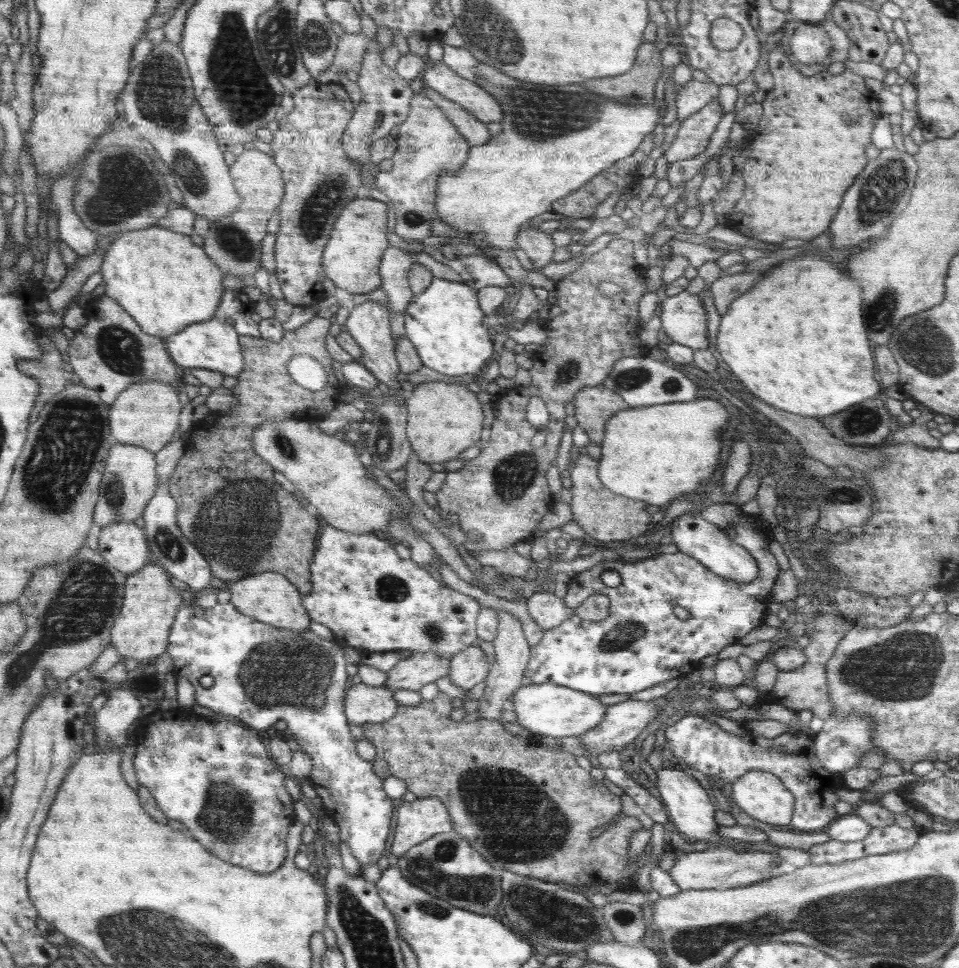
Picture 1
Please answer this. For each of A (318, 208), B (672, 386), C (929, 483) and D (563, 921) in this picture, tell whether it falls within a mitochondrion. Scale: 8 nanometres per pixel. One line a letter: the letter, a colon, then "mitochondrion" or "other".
A: mitochondrion
B: mitochondrion
C: other
D: mitochondrion

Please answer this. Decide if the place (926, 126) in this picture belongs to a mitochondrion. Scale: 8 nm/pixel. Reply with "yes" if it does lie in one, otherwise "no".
no

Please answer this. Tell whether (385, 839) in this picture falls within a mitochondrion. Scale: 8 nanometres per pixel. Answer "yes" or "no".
no

